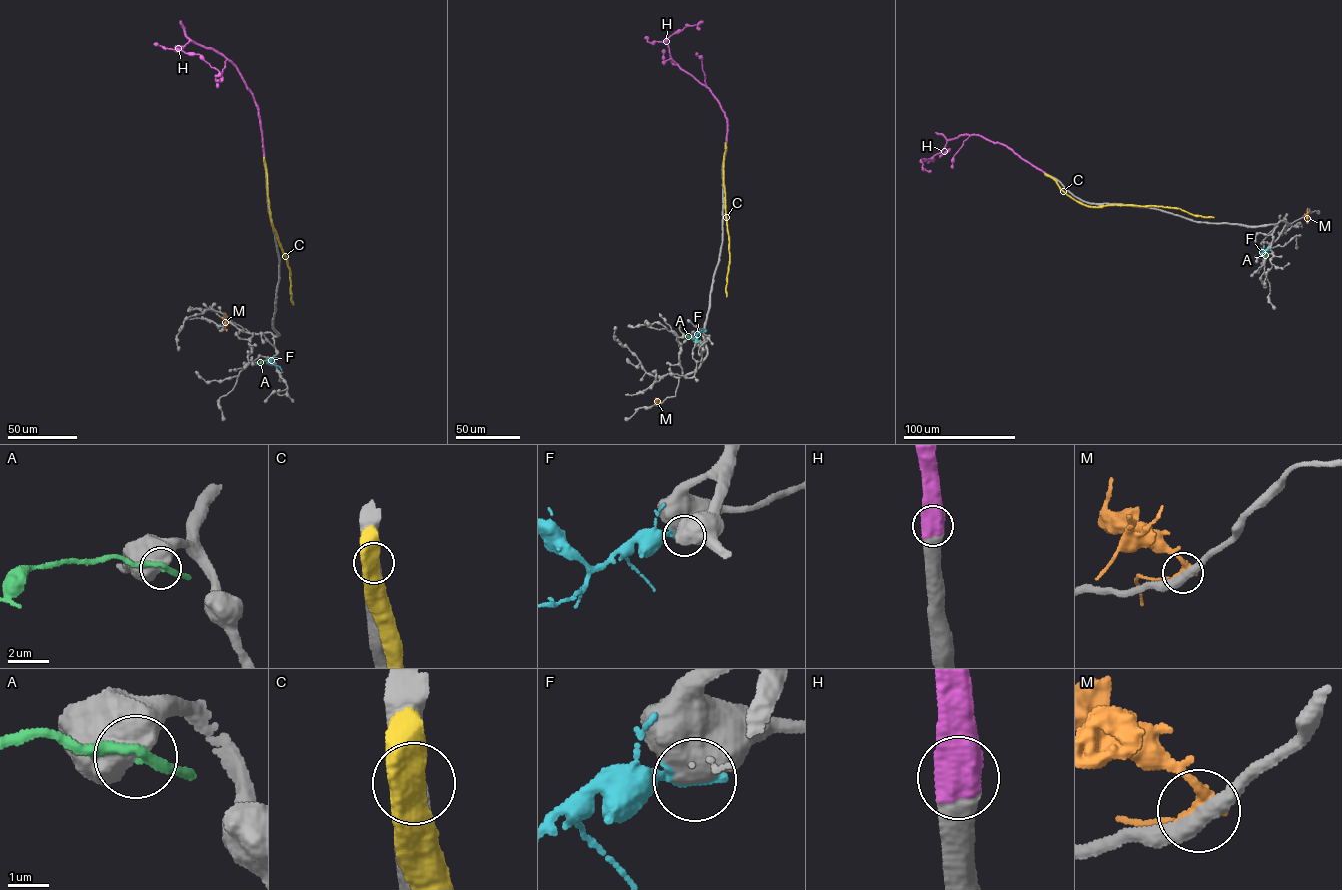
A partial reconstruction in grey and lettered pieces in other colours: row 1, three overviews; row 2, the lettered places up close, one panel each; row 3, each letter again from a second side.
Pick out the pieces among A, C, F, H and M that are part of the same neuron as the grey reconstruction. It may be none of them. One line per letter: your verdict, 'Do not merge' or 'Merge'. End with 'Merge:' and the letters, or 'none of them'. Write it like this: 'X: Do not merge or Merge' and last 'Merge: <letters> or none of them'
A: Do not merge
C: Do not merge
F: Do not merge
H: Merge
M: Do not merge
Merge: H

